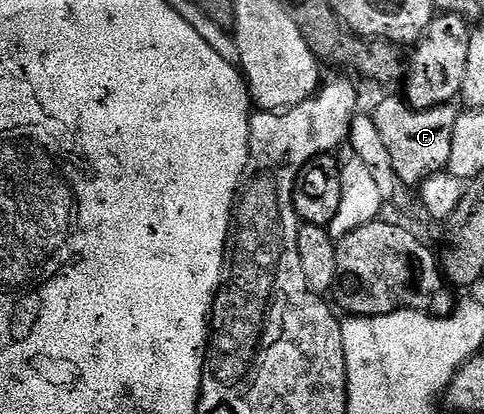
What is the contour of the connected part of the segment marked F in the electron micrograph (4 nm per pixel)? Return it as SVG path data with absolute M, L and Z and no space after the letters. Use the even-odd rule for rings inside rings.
M401 96L386 97L372 110L372 116L380 136L388 147L392 167L403 186L421 186L423 181L447 168L452 152L453 129L456 127L459 110L453 104L435 109L416 110Z

